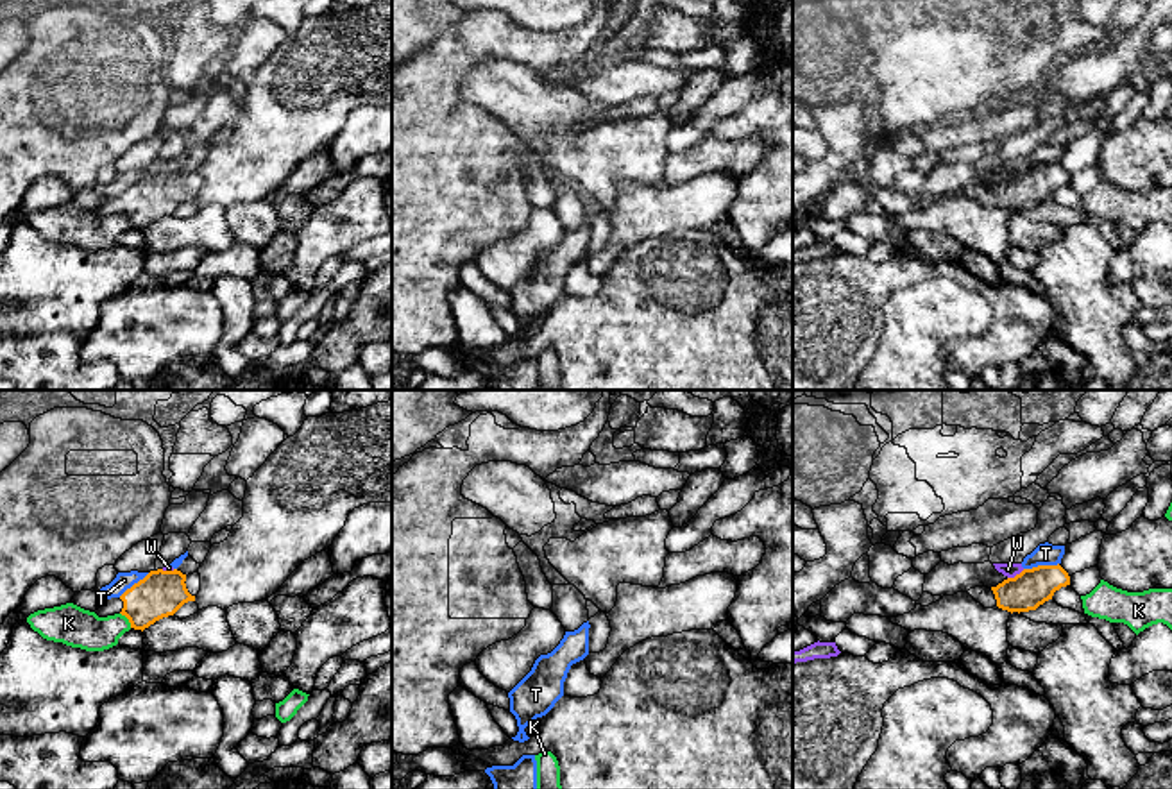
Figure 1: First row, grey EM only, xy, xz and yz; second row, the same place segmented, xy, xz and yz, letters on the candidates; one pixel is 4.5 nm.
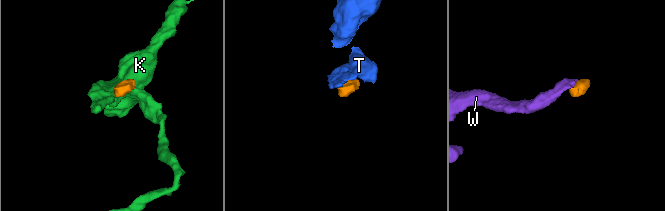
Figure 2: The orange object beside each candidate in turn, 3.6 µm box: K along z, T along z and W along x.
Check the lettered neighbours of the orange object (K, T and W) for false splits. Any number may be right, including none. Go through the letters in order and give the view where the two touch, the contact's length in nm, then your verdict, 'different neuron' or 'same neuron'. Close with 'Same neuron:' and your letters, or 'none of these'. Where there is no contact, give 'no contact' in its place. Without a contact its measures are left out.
K: contact in xy; length 90 nm; different neuron
T: contact in yz; length 160 nm; different neuron
W: contact in yz; length 90 nm; different neuron
Same neuron: none of these

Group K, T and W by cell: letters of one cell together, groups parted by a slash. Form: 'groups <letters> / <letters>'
groups K / T W

